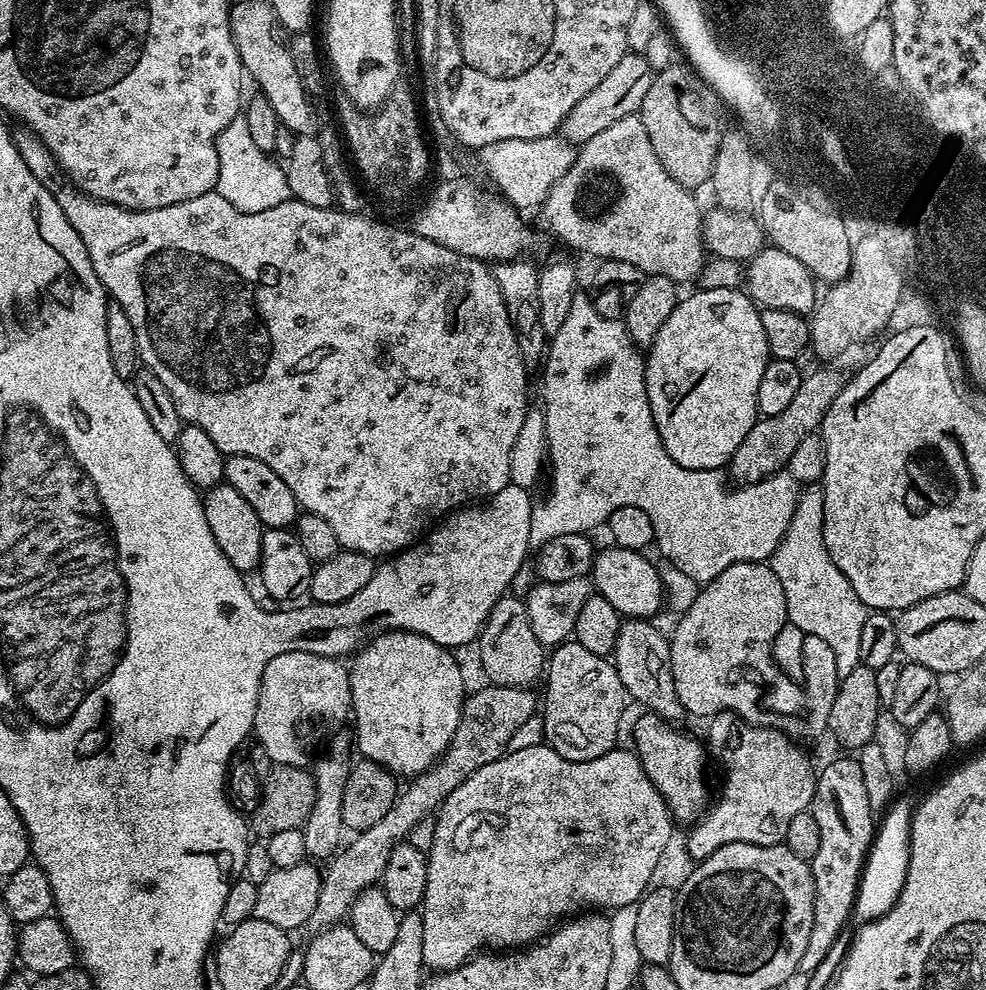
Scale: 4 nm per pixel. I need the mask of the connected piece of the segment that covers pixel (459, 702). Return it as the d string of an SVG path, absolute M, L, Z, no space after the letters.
M384 632L368 641L363 648L355 653L354 659L350 664L348 677L350 678L350 686L352 687L352 711L351 715L356 716L356 740L354 736L354 748L361 753L359 754L365 760L372 760L376 764L380 764L383 768L390 772L396 773L400 778L411 778L419 775L420 772L427 771L433 764L439 760L440 756L450 746L450 742L454 738L454 730L458 730L458 722L460 715L464 709L466 699L466 691L464 692L464 672L460 669L460 664L455 660L453 653L447 648L438 646L438 642L430 642L430 638L426 638L422 634L414 634L413 632Z

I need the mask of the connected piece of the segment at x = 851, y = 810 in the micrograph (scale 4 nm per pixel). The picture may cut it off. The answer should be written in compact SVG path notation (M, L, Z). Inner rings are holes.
M856 758L832 760L824 769L819 769L810 811L814 822L818 822L818 830L822 830L822 843L818 845L818 854L814 854L810 861L816 897L814 926L800 963L800 972L804 974L810 974L822 966L830 954L830 946L841 939L840 931L850 924L856 892L860 888L860 873L864 870L864 861L868 858L868 849L872 847L874 839L874 813Z

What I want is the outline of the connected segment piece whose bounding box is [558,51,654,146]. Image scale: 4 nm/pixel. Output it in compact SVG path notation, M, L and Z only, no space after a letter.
M629 51L622 62L618 62L618 66L614 66L614 70L610 70L610 74L606 74L606 78L602 78L602 82L598 82L598 86L594 86L594 90L590 90L590 94L586 94L586 98L582 98L582 102L578 102L578 106L574 106L574 110L566 116L558 129L561 137L579 146L619 119L637 115L653 75L647 58L641 53Z

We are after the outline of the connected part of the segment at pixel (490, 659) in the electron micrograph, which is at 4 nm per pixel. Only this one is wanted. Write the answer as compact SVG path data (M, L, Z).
M505 594L490 610L484 629L480 631L478 645L480 644L480 664L484 667L484 676L489 685L510 686L511 688L532 688L535 680L545 675L546 648L538 638L534 638L534 630L530 630L527 603L519 596Z

